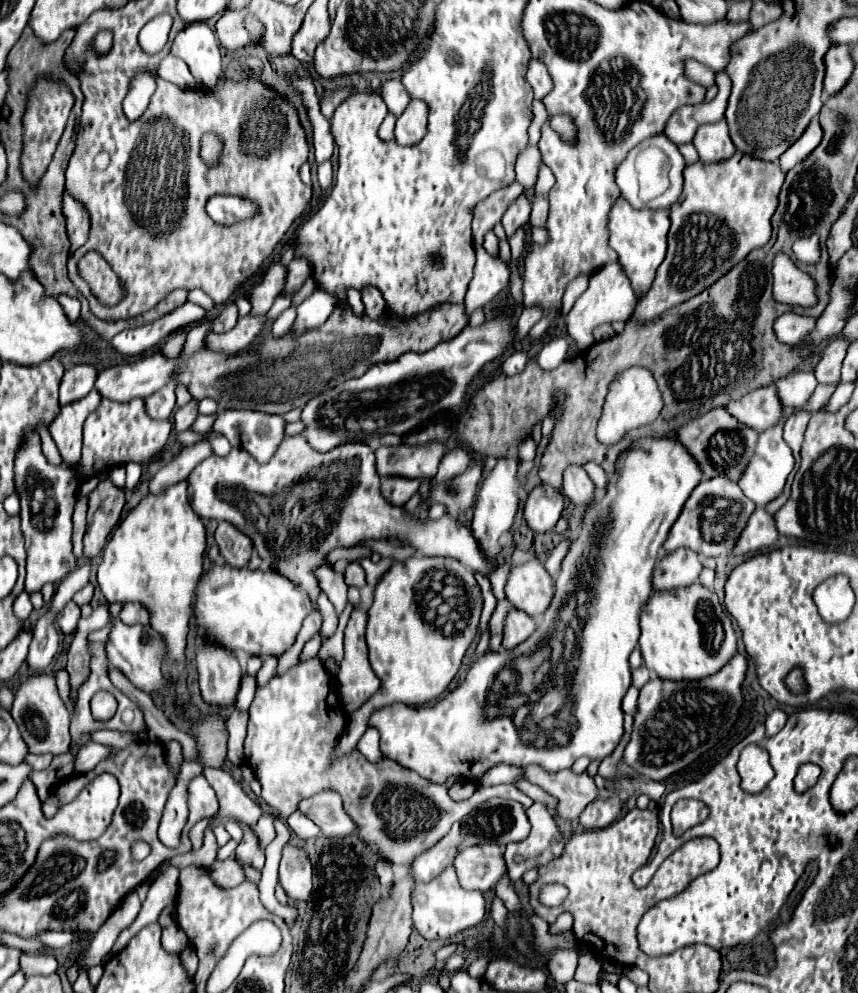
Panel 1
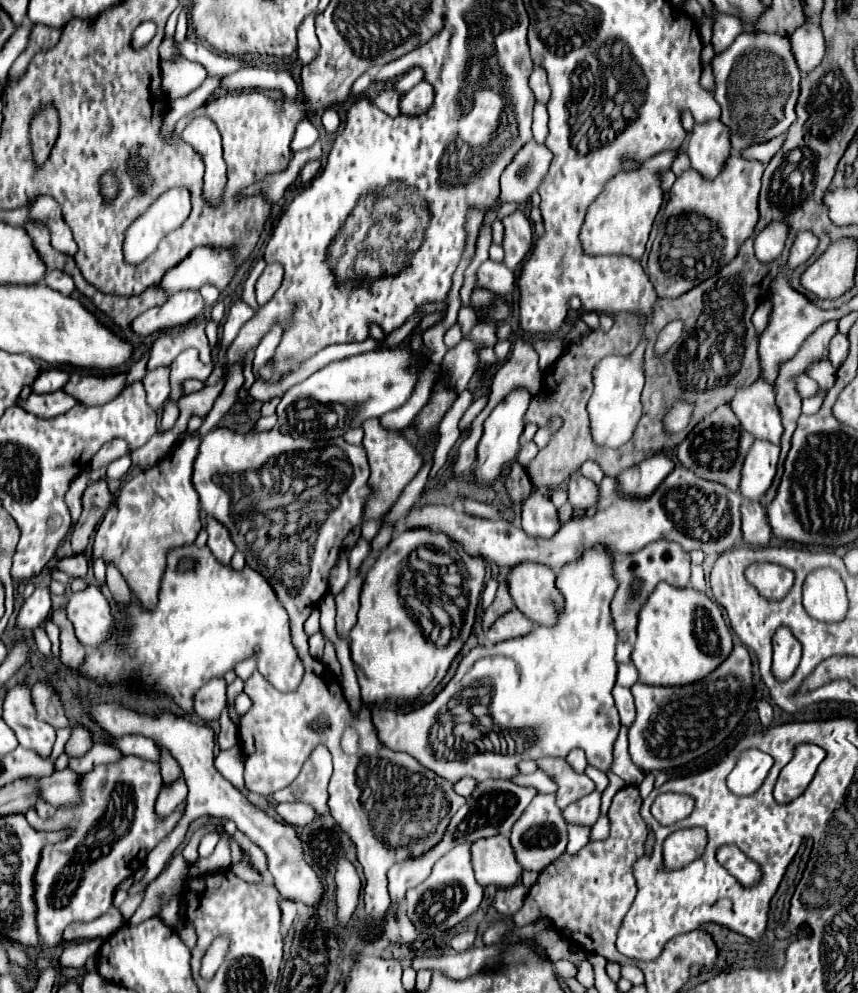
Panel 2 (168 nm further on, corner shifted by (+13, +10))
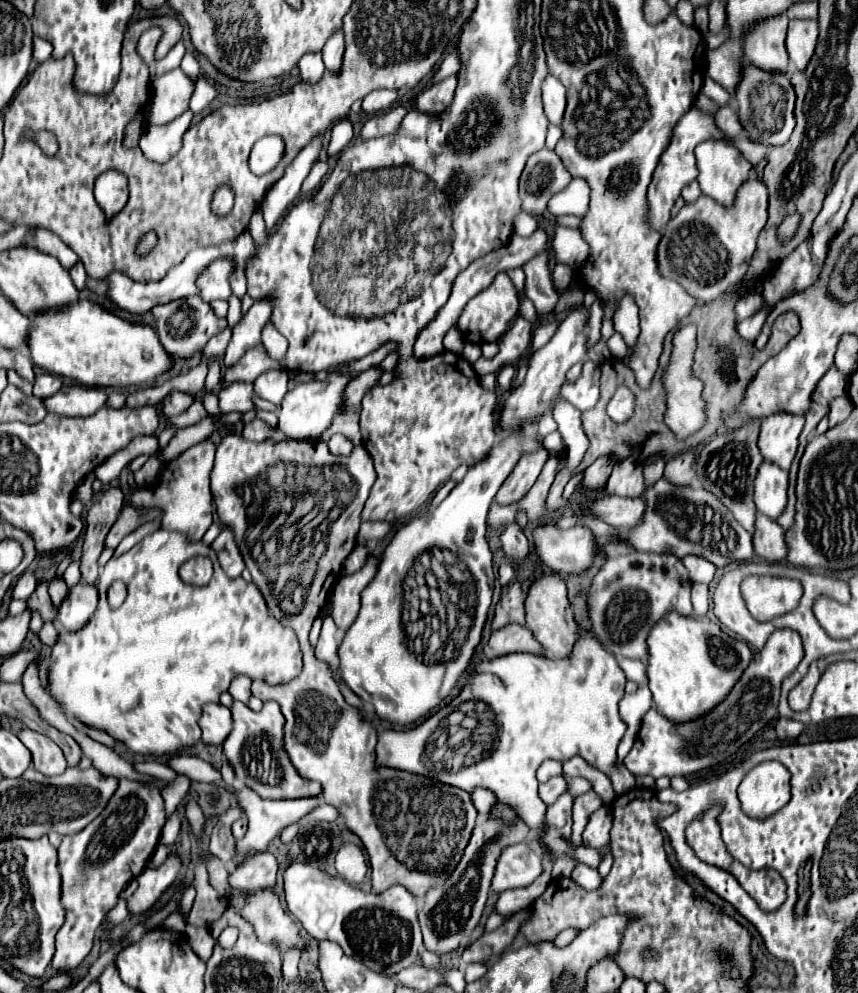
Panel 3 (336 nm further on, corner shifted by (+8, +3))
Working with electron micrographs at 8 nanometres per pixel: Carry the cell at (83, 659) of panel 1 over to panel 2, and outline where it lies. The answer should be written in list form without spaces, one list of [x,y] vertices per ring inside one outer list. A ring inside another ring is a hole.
[[[46,682],[36,684],[36,690],[32,690],[32,702],[34,702],[38,718],[54,726],[54,730],[70,726],[70,720],[66,718],[60,698],[54,694],[54,690]]]

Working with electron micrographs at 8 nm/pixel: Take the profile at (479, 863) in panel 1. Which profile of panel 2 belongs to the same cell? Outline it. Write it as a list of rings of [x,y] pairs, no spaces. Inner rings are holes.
[[[506,836],[480,838],[472,844],[472,864],[480,886],[514,886],[524,868],[514,858],[514,850]]]

